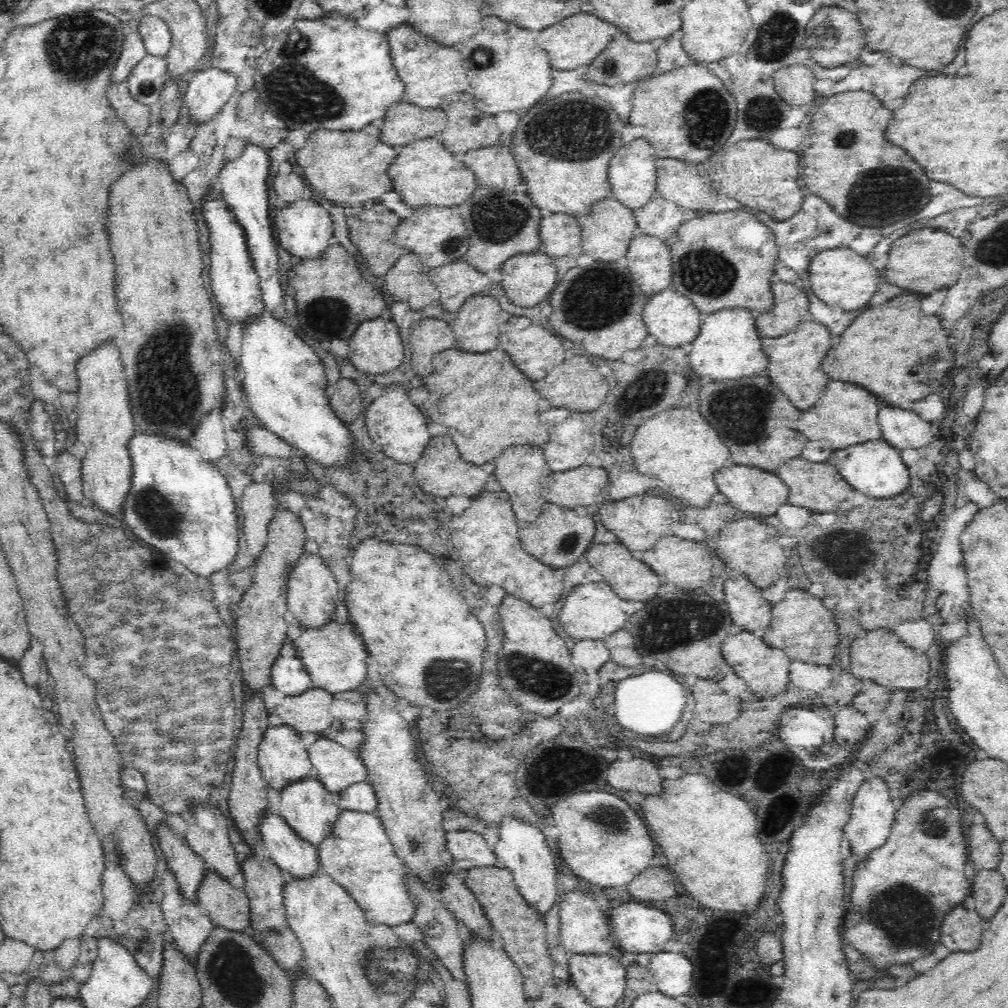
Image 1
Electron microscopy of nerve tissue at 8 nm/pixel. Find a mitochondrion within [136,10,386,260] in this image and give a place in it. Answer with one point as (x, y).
(291, 82)

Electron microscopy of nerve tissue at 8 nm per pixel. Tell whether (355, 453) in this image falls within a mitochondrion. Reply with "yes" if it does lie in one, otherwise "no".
no

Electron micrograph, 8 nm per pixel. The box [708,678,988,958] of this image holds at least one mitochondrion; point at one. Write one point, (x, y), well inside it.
(903, 914)

